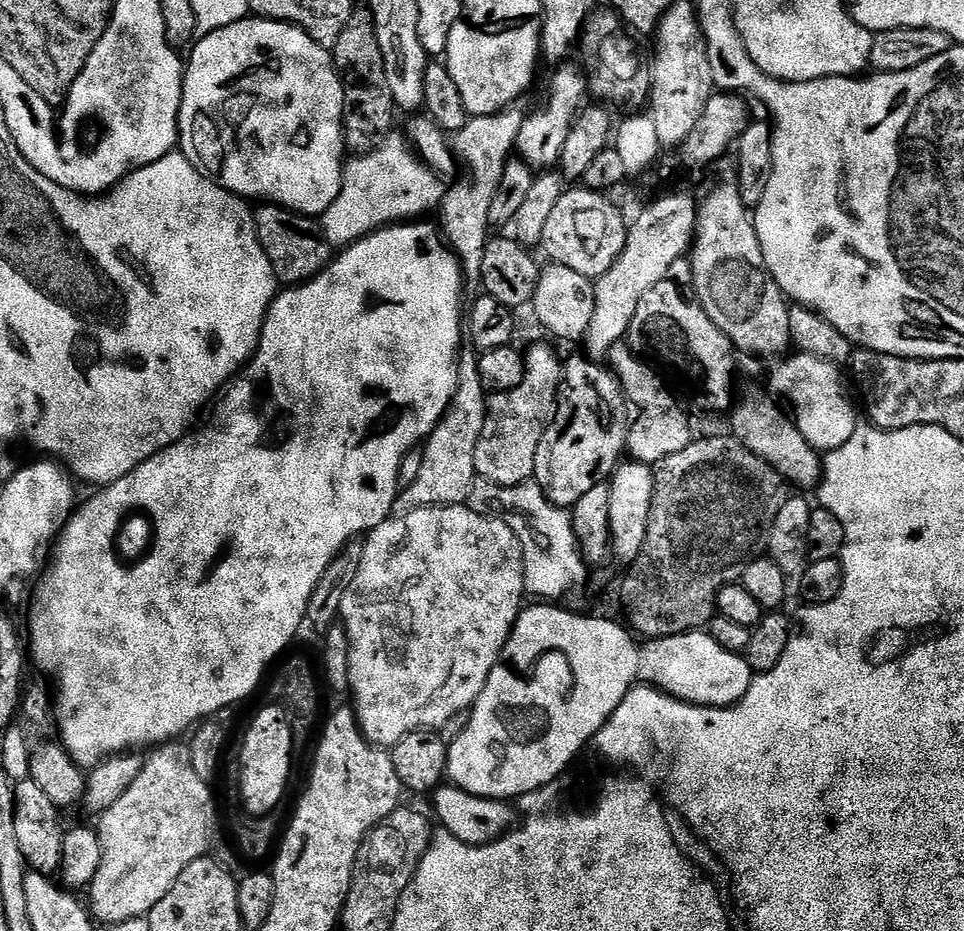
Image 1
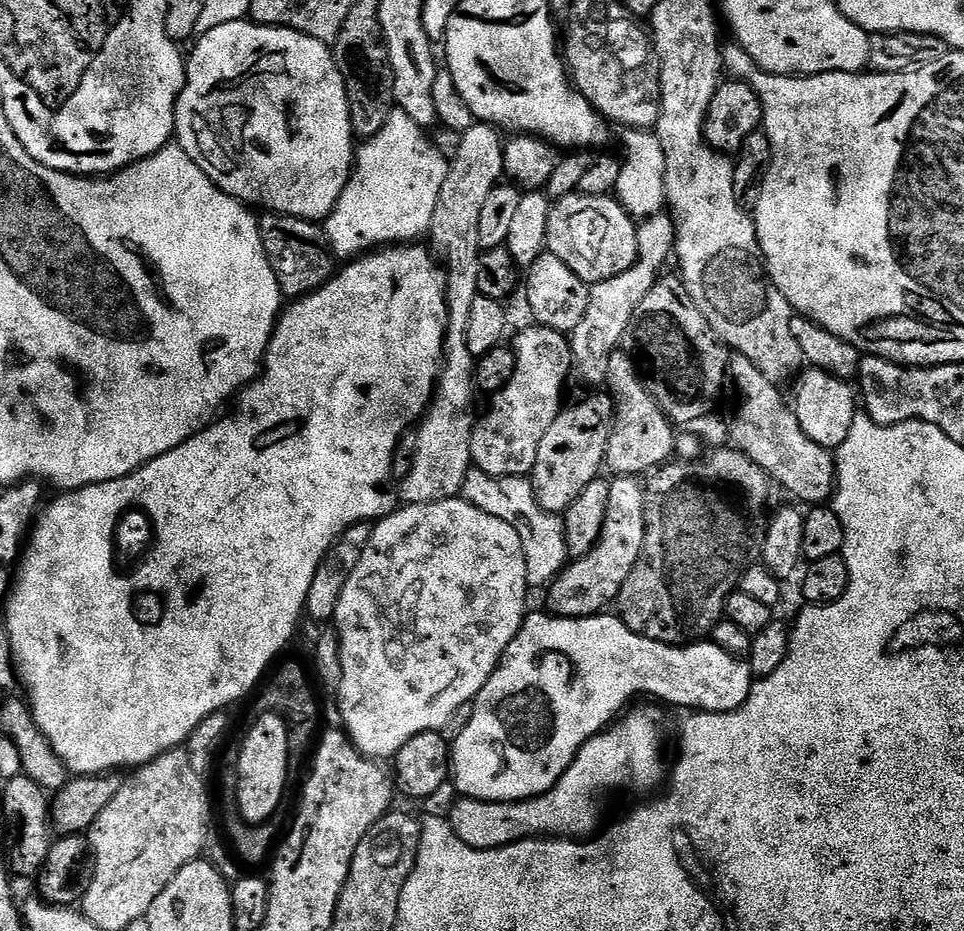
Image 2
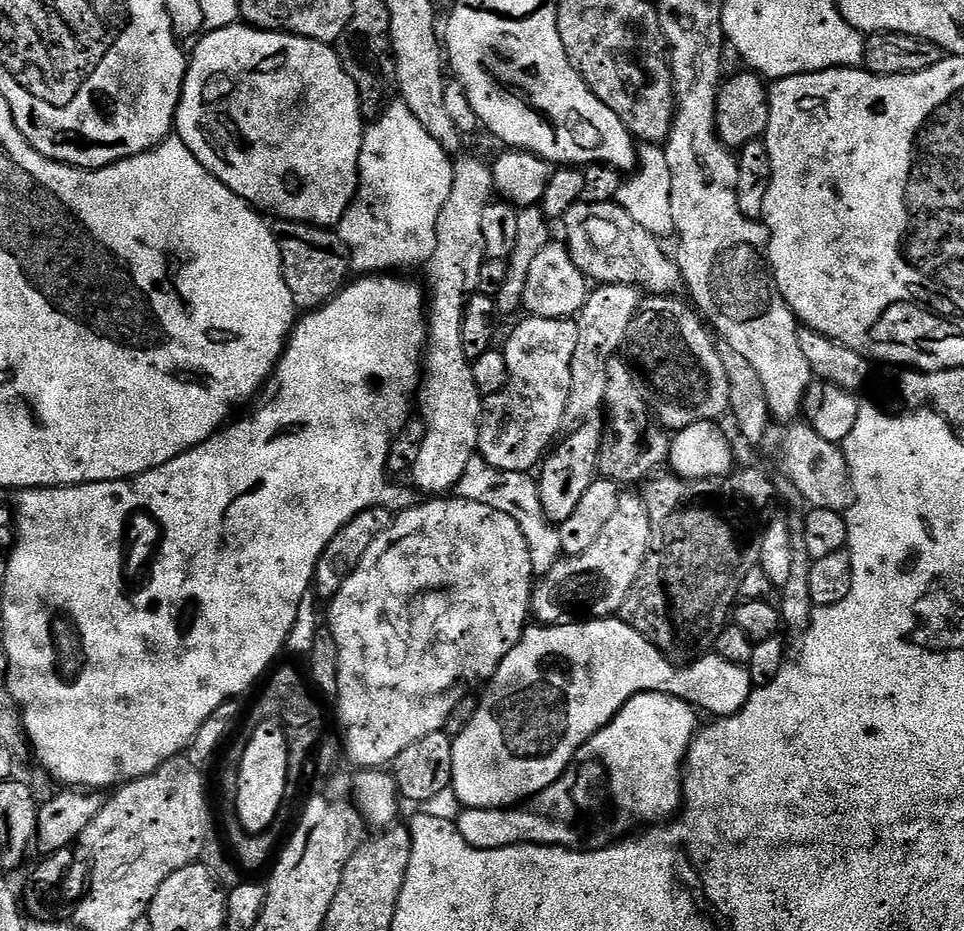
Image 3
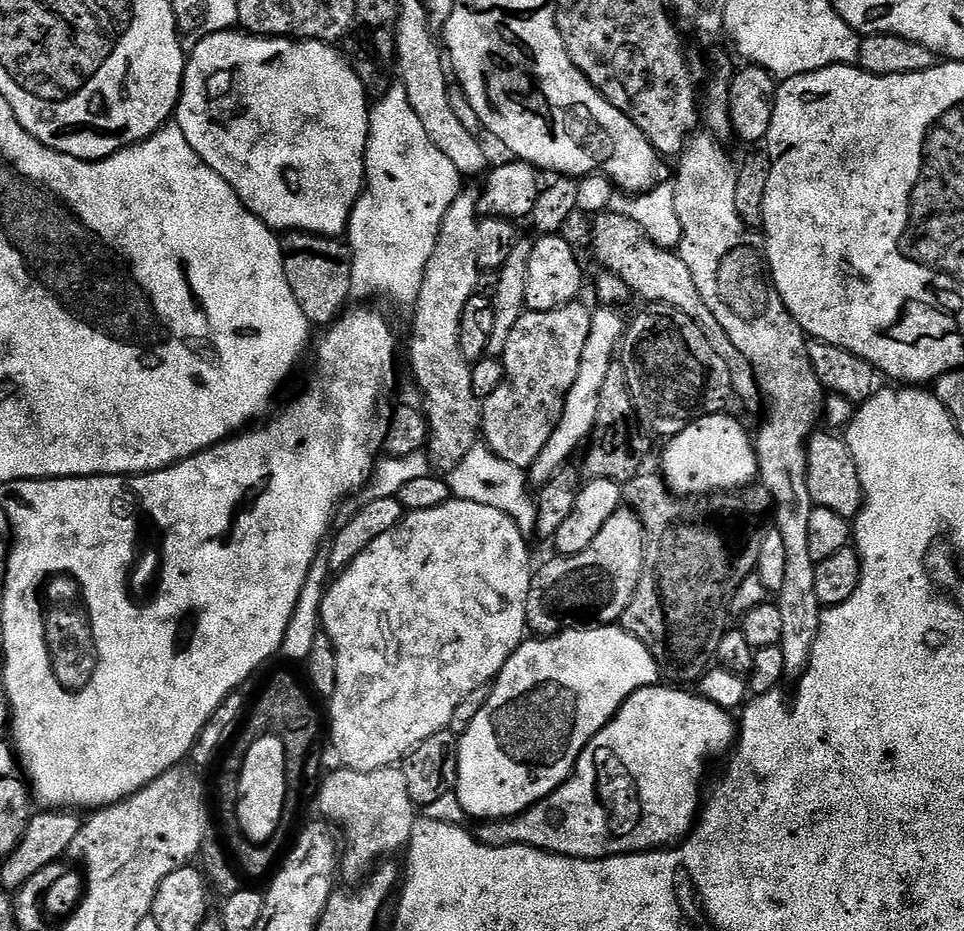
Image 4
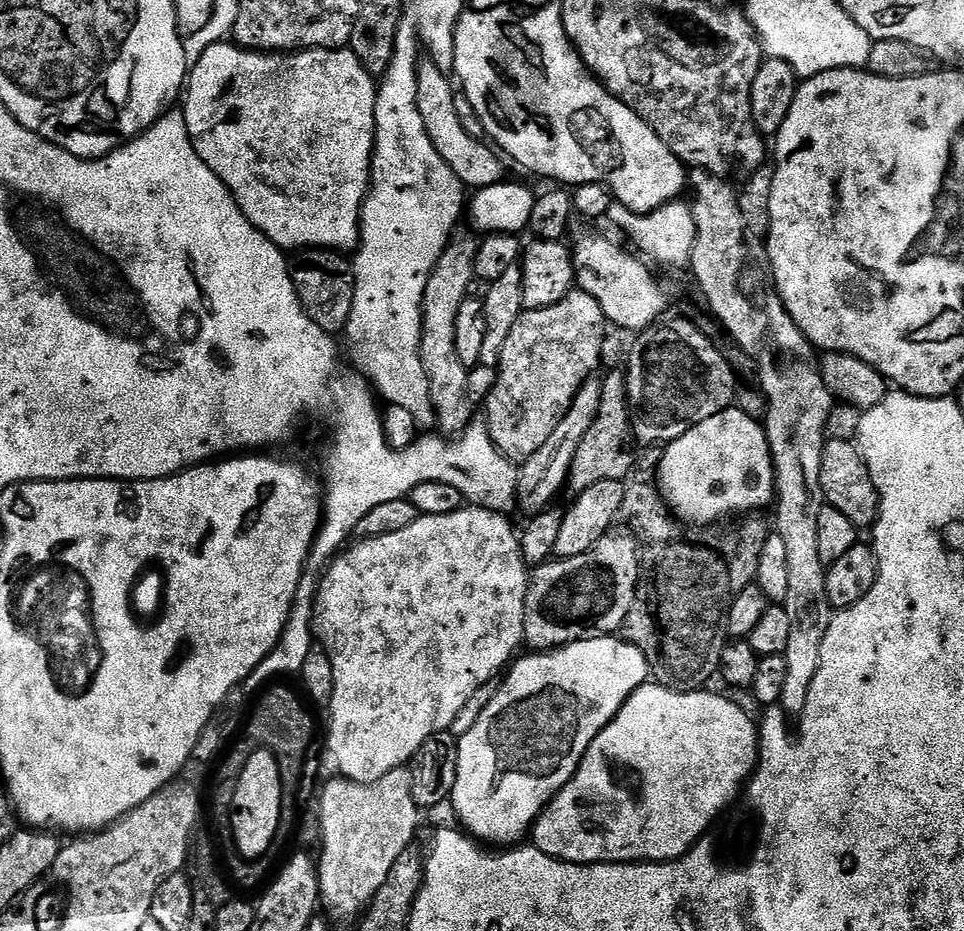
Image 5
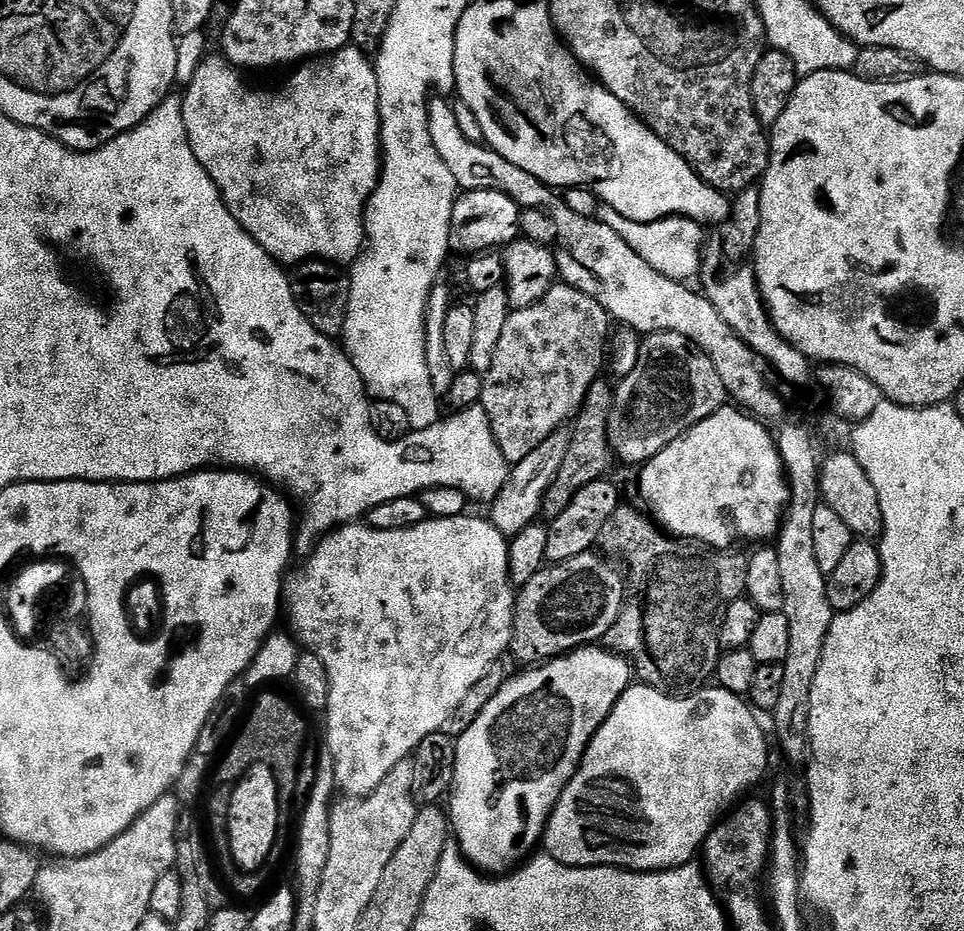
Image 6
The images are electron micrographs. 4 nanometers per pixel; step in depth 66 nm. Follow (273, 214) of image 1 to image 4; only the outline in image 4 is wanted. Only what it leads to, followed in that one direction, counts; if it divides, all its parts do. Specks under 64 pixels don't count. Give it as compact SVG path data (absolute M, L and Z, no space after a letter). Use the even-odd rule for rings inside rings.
M293 232L283 237L282 247L286 282L290 282L290 290L294 290L294 298L298 298L298 306L302 306L309 325L335 324L349 307L348 300L353 299L352 254L347 243L327 236Z

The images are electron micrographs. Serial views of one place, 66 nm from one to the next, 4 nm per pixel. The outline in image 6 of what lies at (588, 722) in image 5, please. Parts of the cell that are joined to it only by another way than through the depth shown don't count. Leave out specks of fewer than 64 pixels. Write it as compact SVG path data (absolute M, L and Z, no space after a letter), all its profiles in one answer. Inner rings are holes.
M585 646L570 652L566 656L558 656L554 660L547 661L539 666L529 667L521 676L505 679L502 690L494 694L494 699L482 714L456 740L456 765L454 766L454 782L450 793L452 805L447 805L446 811L450 817L450 828L454 833L455 843L460 846L460 853L468 859L468 863L473 868L492 876L502 876L520 867L525 860L529 859L537 851L538 845L543 841L544 828L548 824L550 814L562 794L562 790L568 785L572 776L576 773L576 767L580 765L580 759L584 757L584 751L588 748L588 743L592 741L592 736L602 725L604 719L612 713L612 708L618 702L618 698L633 683L634 673L631 664L618 656L614 652L609 652L600 646Z

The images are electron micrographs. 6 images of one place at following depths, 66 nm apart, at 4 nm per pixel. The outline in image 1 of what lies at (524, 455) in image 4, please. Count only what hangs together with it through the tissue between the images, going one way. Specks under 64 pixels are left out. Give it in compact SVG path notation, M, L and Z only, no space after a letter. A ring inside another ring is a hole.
M541 342L536 343L527 349L526 355L524 356L524 377L522 382L514 390L509 392L497 392L487 401L486 411L484 414L484 420L481 422L481 430L476 439L476 445L474 446L474 470L476 471L477 477L481 481L489 480L490 483L496 484L497 489L502 488L513 488L519 484L529 483L534 477L534 458L538 452L538 442L542 438L544 433L544 425L549 419L550 413L553 411L554 405L558 400L558 393L562 387L562 360L561 357L556 357L556 352L552 348L547 348L547 343Z

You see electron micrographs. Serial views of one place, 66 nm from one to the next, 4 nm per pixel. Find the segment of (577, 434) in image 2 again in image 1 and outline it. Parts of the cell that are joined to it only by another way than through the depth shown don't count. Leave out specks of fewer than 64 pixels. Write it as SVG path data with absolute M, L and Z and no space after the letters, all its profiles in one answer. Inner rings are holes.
M579 355L563 361L559 400L554 415L544 425L534 458L534 483L551 504L565 510L571 509L578 498L583 498L589 490L594 490L594 486L605 483L611 477L621 463L620 452L622 456L626 444L625 437L616 433L616 403L621 403L622 393L615 375L603 363L590 360L587 355Z

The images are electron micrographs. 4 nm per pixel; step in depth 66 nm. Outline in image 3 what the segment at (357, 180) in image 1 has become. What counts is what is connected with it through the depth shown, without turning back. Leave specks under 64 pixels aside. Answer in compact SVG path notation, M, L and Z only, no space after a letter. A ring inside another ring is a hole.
M394 102L386 109L382 115L372 123L369 123L364 130L364 141L360 151L360 184L356 187L356 198L346 214L339 222L338 235L343 242L345 249L350 250L350 268L356 274L388 274L393 270L404 270L400 268L416 268L427 265L428 260L434 254L436 245L436 227L438 226L438 214L442 214L442 206L446 206L446 198L450 198L450 186L454 182L452 173L453 157L426 130L422 130L422 122L410 114L410 110L402 102Z

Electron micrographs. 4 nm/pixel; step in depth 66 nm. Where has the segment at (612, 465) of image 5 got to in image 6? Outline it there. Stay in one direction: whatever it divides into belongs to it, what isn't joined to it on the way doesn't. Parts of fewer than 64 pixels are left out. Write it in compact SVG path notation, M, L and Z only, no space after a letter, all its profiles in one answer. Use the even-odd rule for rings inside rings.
M601 378L592 383L588 397L584 399L584 403L571 425L570 446L566 446L566 458L563 459L562 466L559 467L550 490L546 490L542 513L545 521L550 522L554 518L558 518L558 514L562 514L562 510L566 510L566 506L570 506L570 502L574 502L574 494L578 494L578 490L582 490L582 486L595 480L605 479L609 475L608 471L611 470L612 464L614 465L612 447L608 441L608 419L612 409L614 388L611 383L608 385L606 380Z

